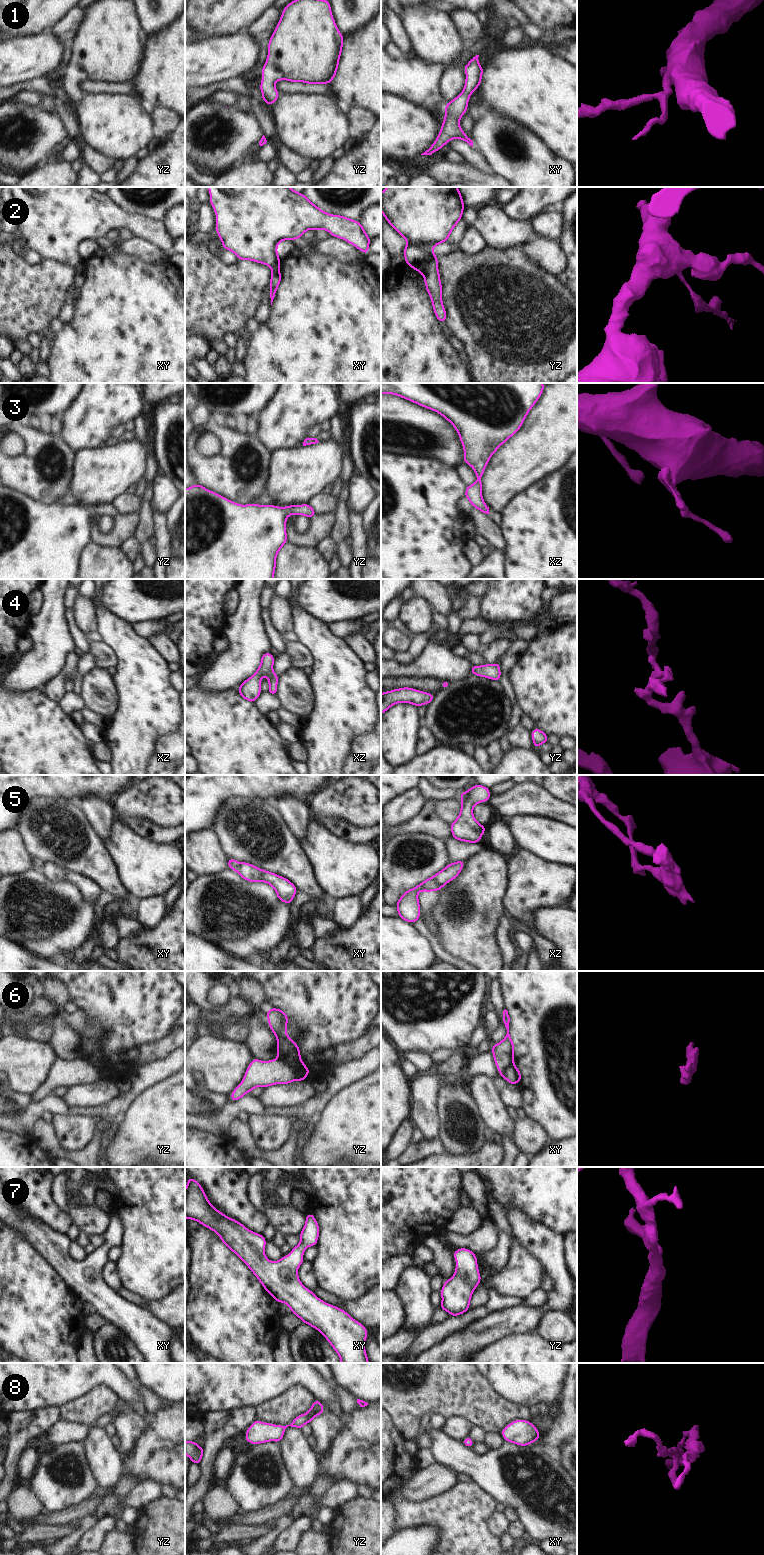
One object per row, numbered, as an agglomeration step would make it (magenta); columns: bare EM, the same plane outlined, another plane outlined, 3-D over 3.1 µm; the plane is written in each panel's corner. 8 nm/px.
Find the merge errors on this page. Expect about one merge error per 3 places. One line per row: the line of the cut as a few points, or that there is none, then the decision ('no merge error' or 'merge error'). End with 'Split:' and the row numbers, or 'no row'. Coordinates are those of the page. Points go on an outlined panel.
1: no cut; no merge error
2: cut in yz along (436, 257), (421, 272); merge error
3: no cut; no merge error
4: no cut; no merge error
5: cut in xz along (433, 876), (439, 884), (443, 885); merge error
6: cut in yz along (277, 1058), (291, 1070), (294, 1079); merge error
7: no cut; no merge error
8: no cut; no merge error
Split: 2, 5, 6

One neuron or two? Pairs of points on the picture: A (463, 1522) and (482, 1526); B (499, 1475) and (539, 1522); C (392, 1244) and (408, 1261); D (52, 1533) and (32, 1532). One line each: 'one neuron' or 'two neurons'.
A: one neuron
B: one neuron
C: two neurons
D: one neuron

